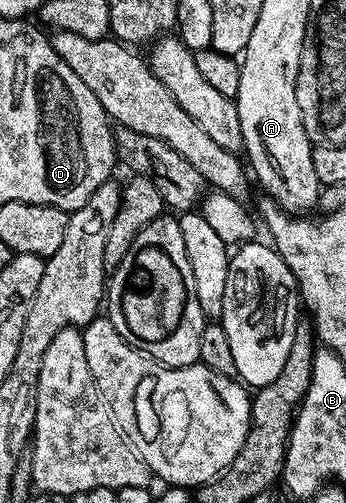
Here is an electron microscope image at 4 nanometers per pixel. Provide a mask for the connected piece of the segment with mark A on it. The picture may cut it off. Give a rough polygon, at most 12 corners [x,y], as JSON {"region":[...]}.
{"region":[[262,32],[240,56],[245,159],[283,211],[322,187],[300,118],[306,32]]}

